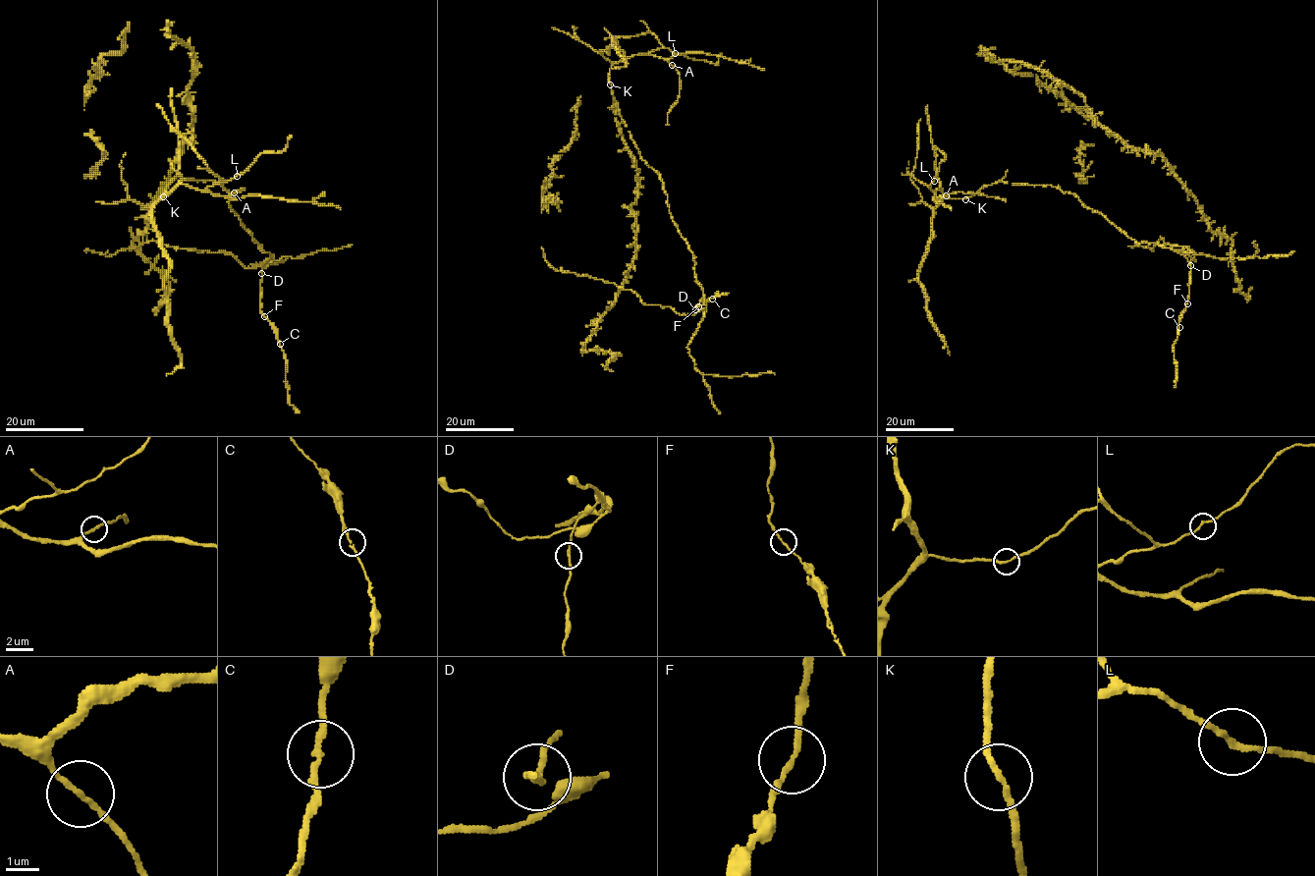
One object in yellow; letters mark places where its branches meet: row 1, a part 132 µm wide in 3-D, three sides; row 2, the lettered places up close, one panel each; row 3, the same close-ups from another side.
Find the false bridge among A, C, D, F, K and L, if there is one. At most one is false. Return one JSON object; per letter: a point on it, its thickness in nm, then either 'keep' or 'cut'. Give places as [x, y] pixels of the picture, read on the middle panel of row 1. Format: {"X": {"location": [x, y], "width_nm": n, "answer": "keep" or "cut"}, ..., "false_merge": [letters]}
{"A": {"location": [672, 65], "width_nm": 170, "answer": "keep"}, "C": {"location": [712, 299], "width_nm": 190, "answer": "keep"}, "D": {"location": [695, 309], "width_nm": 160, "answer": "keep"}, "F": {"location": [698, 306], "width_nm": 160, "answer": "keep"}, "K": {"location": [610, 84], "width_nm": 170, "answer": "keep"}, "L": {"location": [675, 53], "width_nm": 170, "answer": "keep"}, "false_merge": []}

